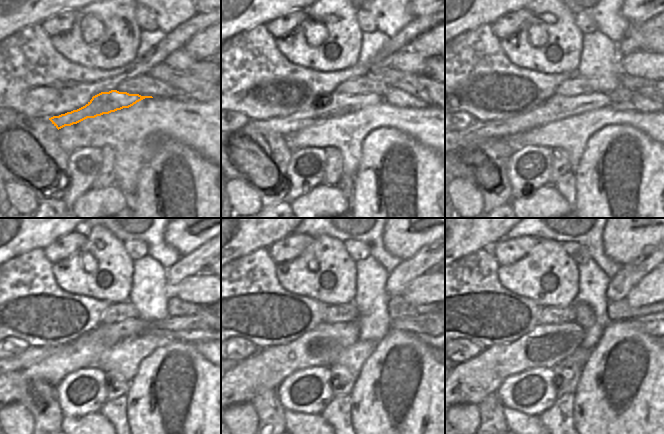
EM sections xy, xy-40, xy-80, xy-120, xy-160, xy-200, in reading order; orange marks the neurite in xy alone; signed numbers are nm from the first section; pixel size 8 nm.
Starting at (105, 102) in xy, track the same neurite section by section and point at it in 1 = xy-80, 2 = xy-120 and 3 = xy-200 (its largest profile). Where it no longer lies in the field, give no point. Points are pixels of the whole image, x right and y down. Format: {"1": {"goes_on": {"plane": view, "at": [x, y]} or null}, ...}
{"1": {"goes_on": {"plane": "xy-80", "at": [556, 108]}}, "2": {"goes_on": {"plane": "xy-120", "at": [105, 335]}}, "3": {"goes_on": {"plane": "xy-200", "at": [648, 324]}}}

